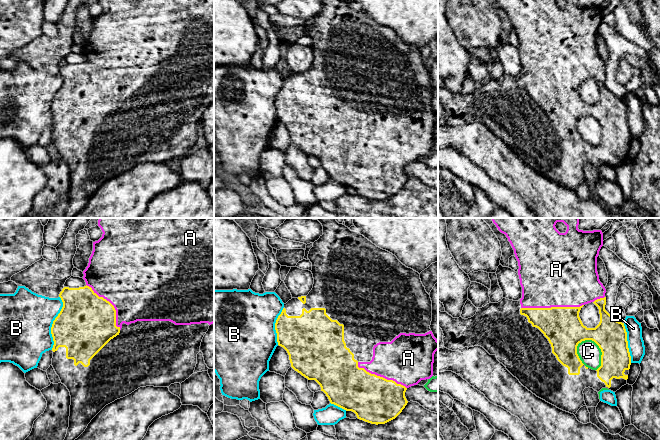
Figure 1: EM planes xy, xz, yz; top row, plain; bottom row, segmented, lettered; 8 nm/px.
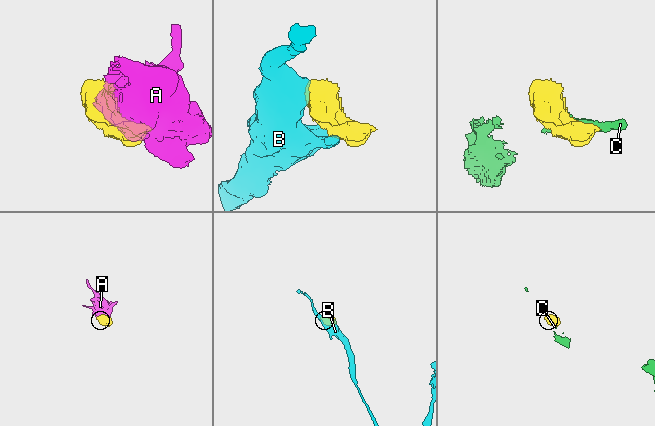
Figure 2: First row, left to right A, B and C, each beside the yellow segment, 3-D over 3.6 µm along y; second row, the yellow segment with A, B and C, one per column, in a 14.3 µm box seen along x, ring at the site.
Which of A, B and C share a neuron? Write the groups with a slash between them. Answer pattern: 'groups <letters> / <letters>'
groups A / B C

